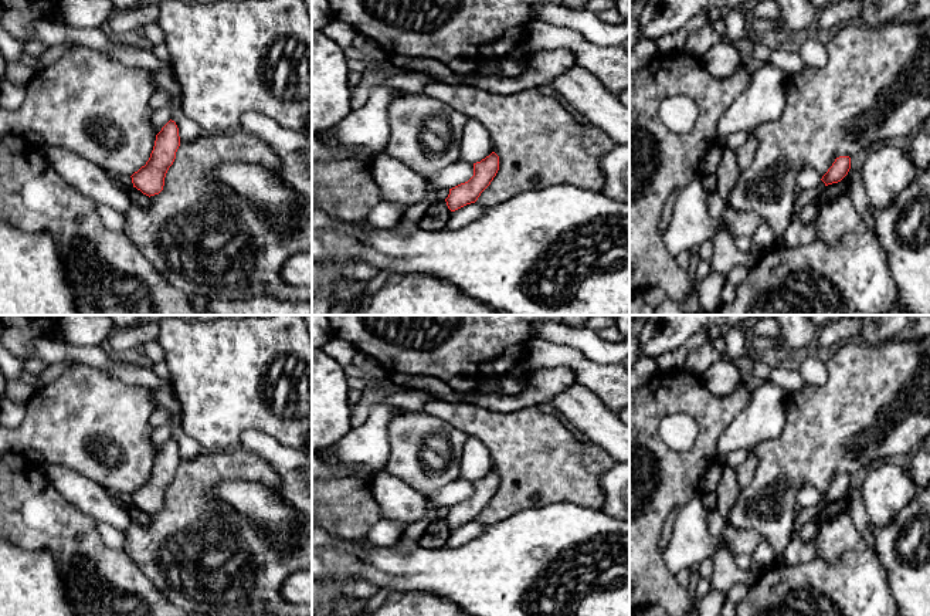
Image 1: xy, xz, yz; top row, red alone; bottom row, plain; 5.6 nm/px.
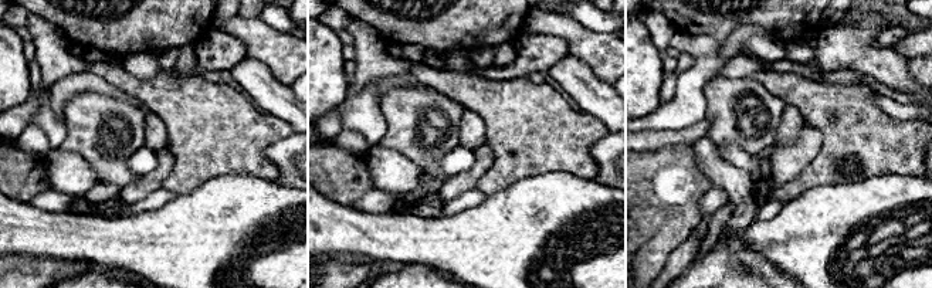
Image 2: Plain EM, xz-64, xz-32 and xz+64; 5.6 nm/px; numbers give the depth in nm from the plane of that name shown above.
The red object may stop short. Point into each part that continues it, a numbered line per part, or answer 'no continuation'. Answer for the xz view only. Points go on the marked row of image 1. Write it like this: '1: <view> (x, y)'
no continuation

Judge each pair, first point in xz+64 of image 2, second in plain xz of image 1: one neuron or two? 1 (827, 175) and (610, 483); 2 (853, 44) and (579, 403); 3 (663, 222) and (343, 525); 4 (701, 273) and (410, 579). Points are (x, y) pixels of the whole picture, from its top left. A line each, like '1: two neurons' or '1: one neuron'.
1: two neurons
2: one neuron
3: one neuron
4: two neurons

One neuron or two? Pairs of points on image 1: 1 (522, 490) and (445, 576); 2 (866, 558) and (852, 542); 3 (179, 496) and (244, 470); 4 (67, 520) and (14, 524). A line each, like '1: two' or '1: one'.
1: two
2: two
3: one
4: one

